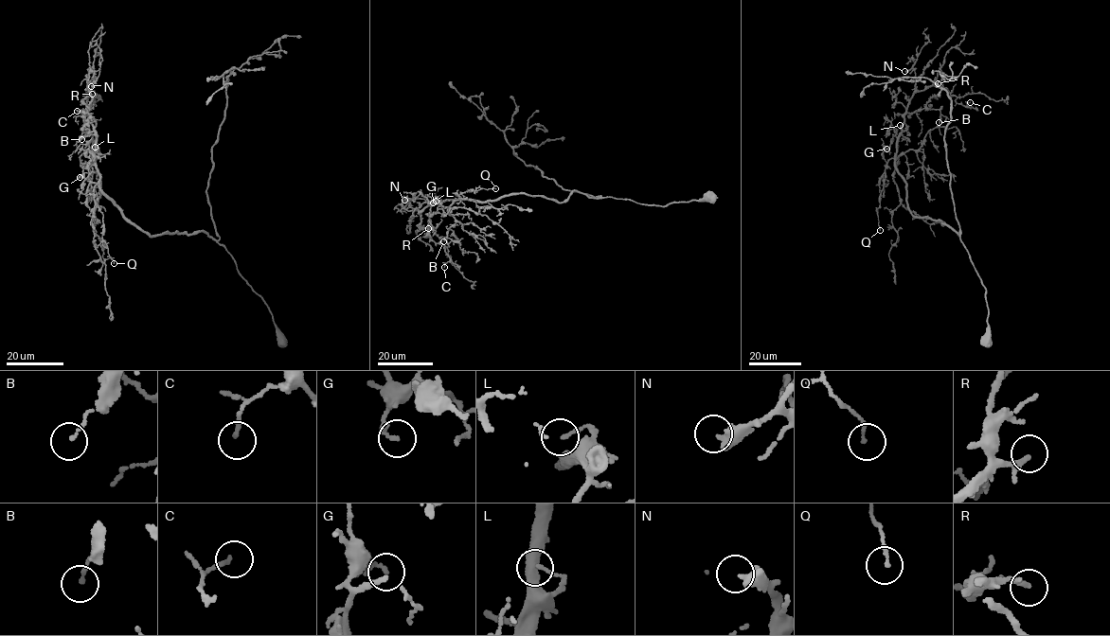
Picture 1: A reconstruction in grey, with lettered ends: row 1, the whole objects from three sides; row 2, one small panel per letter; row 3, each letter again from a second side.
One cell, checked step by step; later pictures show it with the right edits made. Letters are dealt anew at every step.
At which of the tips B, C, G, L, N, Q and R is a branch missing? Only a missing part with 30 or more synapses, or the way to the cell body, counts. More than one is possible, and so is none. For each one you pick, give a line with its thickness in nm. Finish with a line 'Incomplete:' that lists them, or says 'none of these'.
R: 140 nm
Incomplete: R

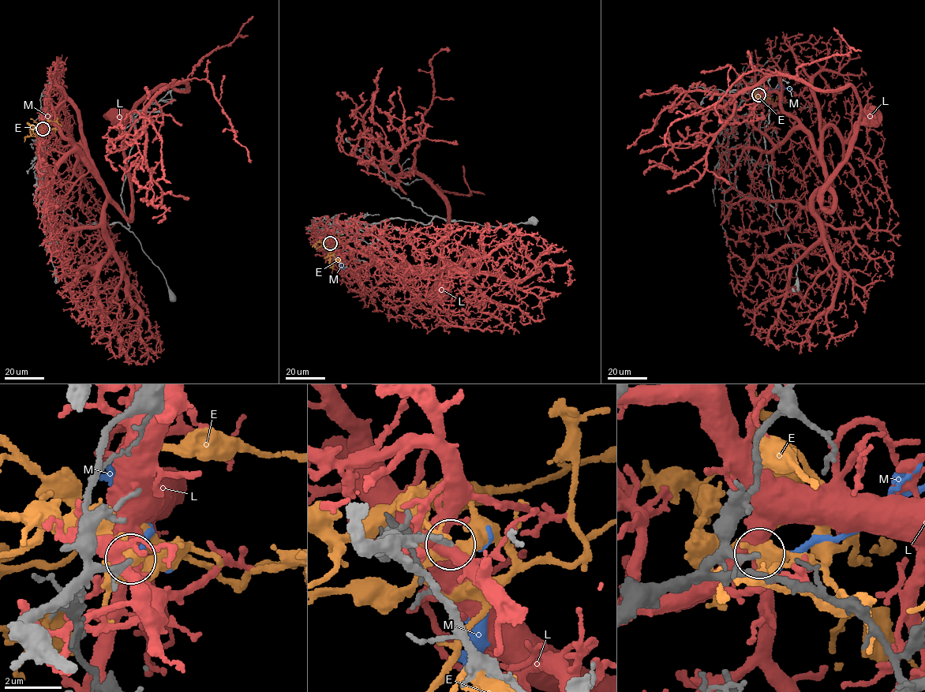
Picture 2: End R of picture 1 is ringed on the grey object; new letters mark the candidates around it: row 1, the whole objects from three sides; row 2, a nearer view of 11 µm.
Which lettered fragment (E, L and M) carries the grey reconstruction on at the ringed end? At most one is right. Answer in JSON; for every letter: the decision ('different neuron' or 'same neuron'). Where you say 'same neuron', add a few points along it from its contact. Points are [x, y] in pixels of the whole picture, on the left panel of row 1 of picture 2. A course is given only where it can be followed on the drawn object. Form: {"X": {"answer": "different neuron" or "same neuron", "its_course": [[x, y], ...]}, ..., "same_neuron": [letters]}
{"E": {"answer": "different neuron"}, "L": {"answer": "different neuron"}, "M": {"answer": "same neuron", "its_course": [[43, 128], [41, 123], [44, 117], [43, 121]]}, "same_neuron": ["M"]}

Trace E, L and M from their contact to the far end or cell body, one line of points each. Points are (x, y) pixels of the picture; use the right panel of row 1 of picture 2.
E: (758, 95), (765, 94), (770, 102), (780, 97)
L: (757, 95), (777, 93), (806, 132), (833, 200), (825, 209), (822, 185), (855, 129), (870, 118)
M: (758, 95), (772, 89), (787, 87), (792, 90), (792, 92)

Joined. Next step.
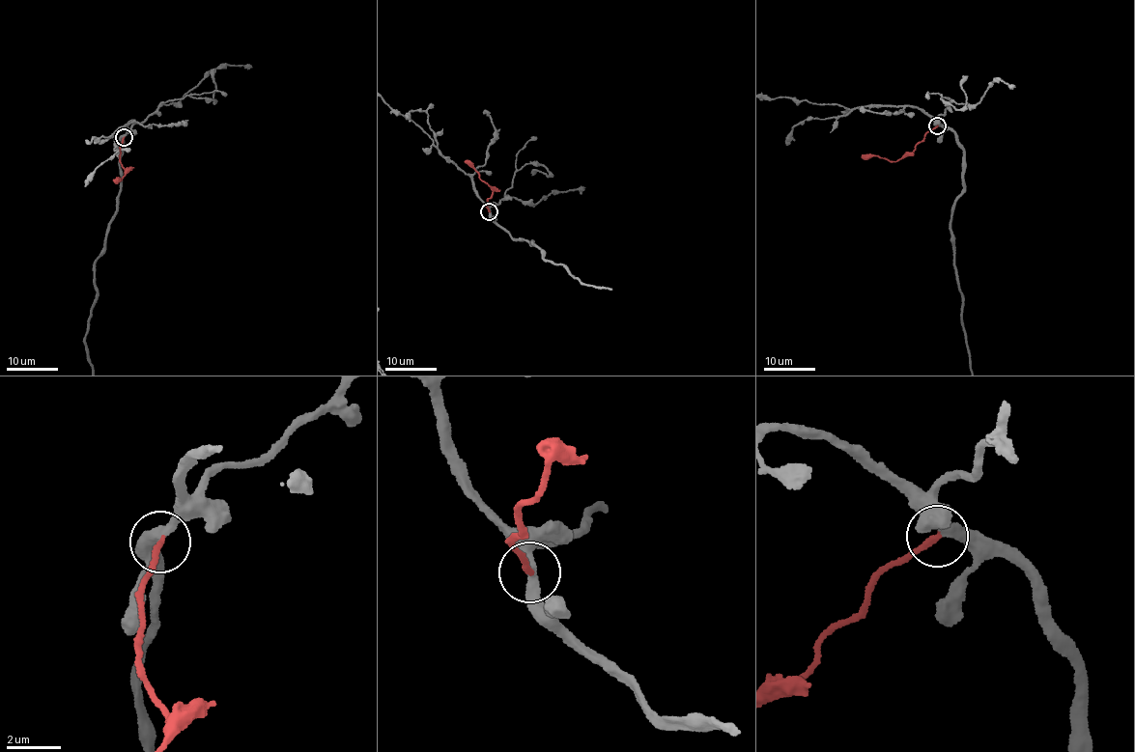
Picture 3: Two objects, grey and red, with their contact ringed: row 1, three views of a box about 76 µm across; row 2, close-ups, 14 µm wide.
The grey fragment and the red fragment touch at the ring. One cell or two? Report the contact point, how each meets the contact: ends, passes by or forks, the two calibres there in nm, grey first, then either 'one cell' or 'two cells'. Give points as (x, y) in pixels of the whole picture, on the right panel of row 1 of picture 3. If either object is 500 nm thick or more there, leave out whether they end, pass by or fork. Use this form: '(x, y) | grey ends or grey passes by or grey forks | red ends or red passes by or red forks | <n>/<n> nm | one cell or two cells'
(937, 125) | grey passes by | red ends | 360/240 nm | one cell

